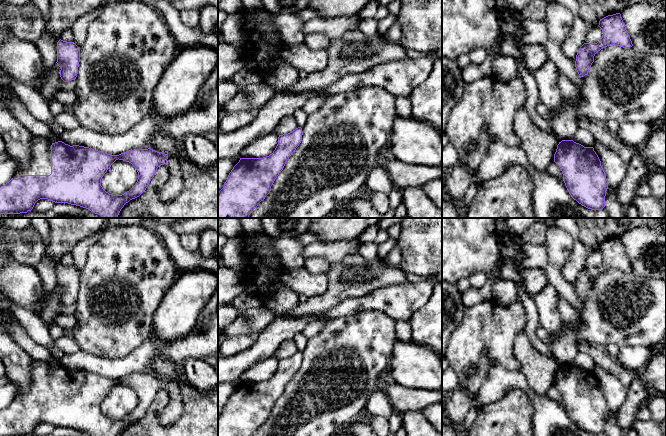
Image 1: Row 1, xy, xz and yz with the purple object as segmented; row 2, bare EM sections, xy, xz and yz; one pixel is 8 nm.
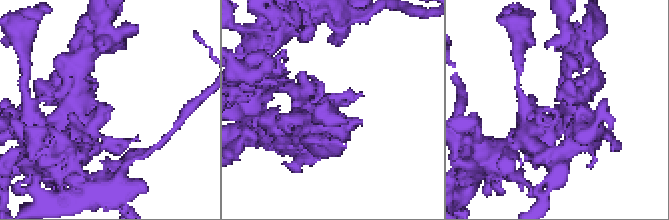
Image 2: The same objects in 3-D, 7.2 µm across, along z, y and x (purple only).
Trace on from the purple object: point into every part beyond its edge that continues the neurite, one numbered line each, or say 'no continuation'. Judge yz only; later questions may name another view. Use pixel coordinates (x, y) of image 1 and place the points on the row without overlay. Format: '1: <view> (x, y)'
no continuation

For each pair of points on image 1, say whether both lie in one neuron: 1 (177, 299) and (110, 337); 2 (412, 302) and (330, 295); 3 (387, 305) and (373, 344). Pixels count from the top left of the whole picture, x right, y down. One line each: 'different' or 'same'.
1: different
2: different
3: different

